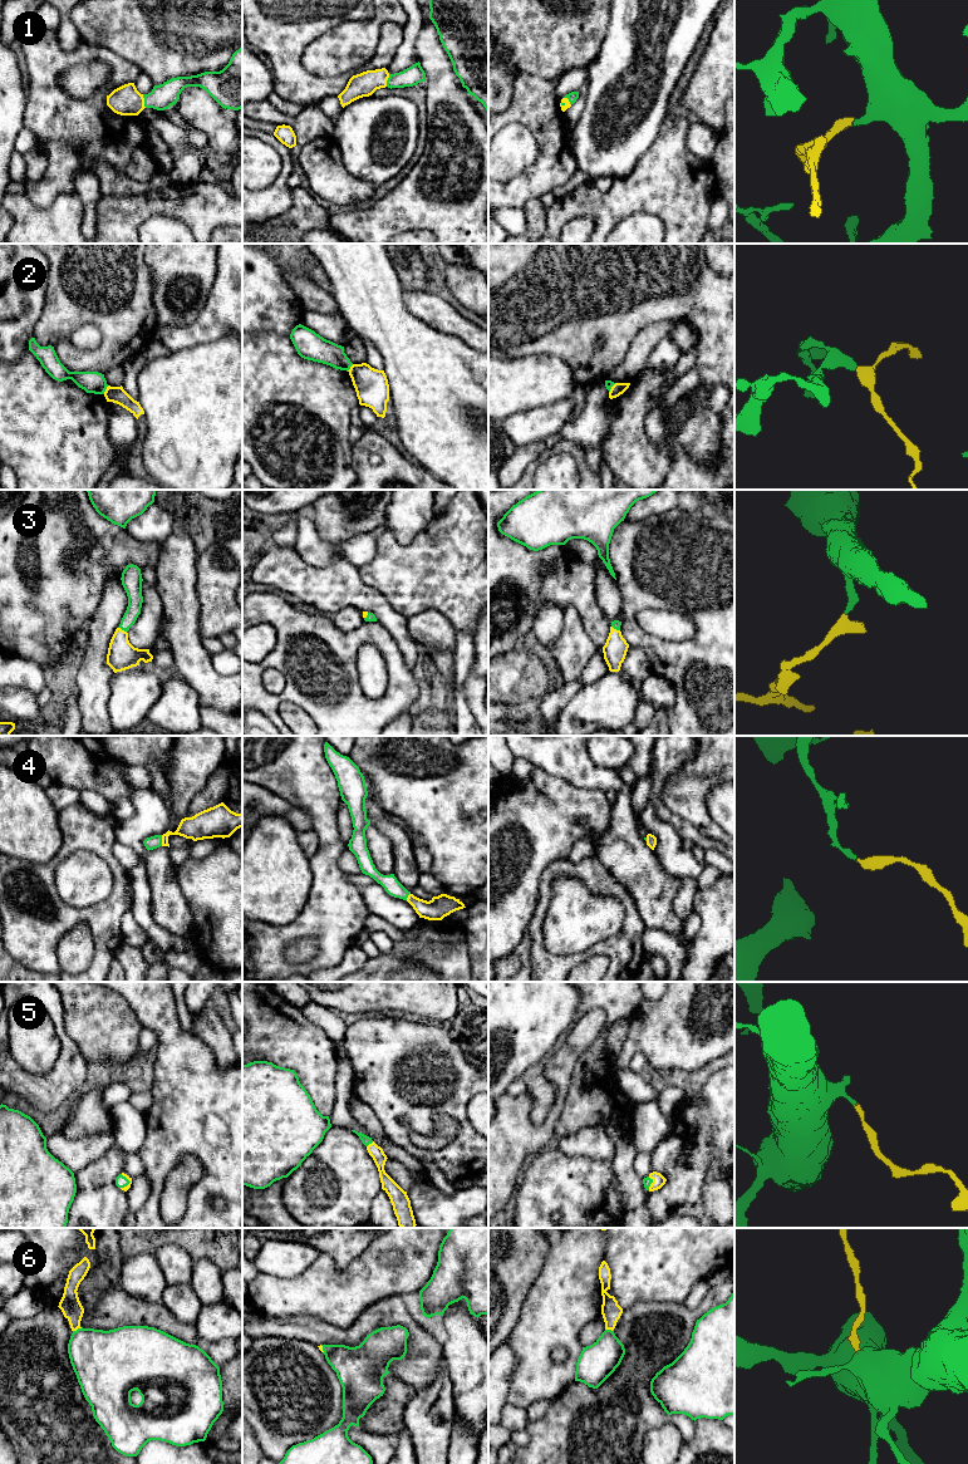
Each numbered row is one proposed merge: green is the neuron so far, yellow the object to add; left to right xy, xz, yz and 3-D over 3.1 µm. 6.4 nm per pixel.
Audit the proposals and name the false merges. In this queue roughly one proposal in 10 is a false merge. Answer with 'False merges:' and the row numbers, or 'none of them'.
False merges: 2

